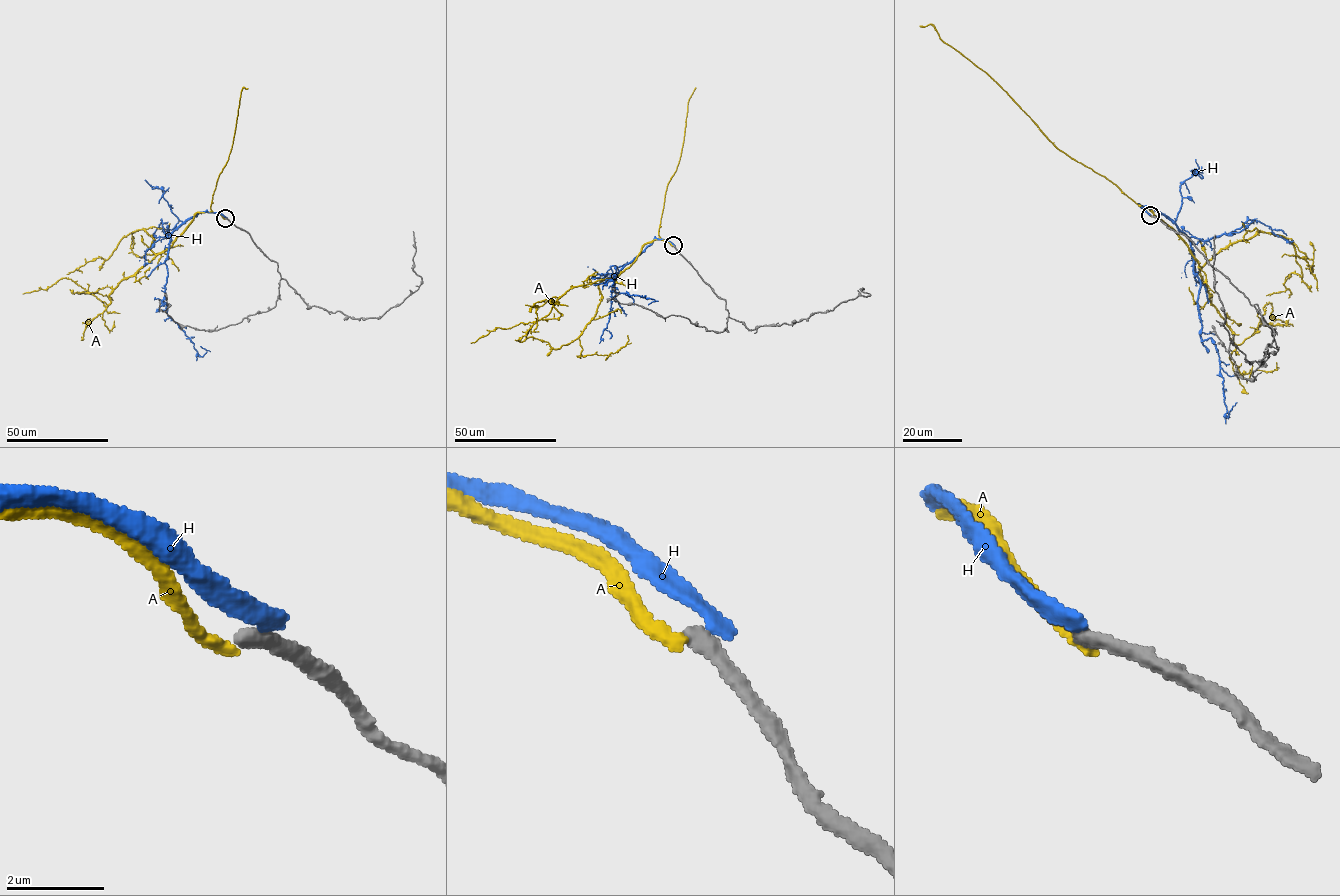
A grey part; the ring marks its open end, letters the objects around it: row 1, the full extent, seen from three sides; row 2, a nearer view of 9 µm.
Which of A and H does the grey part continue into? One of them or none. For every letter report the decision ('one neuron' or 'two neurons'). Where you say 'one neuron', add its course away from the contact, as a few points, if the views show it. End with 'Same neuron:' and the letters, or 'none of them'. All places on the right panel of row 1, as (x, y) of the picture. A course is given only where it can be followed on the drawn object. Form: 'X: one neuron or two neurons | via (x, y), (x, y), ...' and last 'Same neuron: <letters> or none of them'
A: two neurons
H: two neurons
Same neuron: none of them

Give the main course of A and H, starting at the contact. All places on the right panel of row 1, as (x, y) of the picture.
A: (1151, 216), (1141, 206), (1187, 244), (1210, 303), (1236, 344), (1259, 326), (1269, 303), (1275, 320), (1292, 326)
H: (1151, 215), (1141, 206), (1163, 214), (1190, 245), (1201, 341), (1211, 338), (1219, 357), (1228, 417), (1236, 402)

